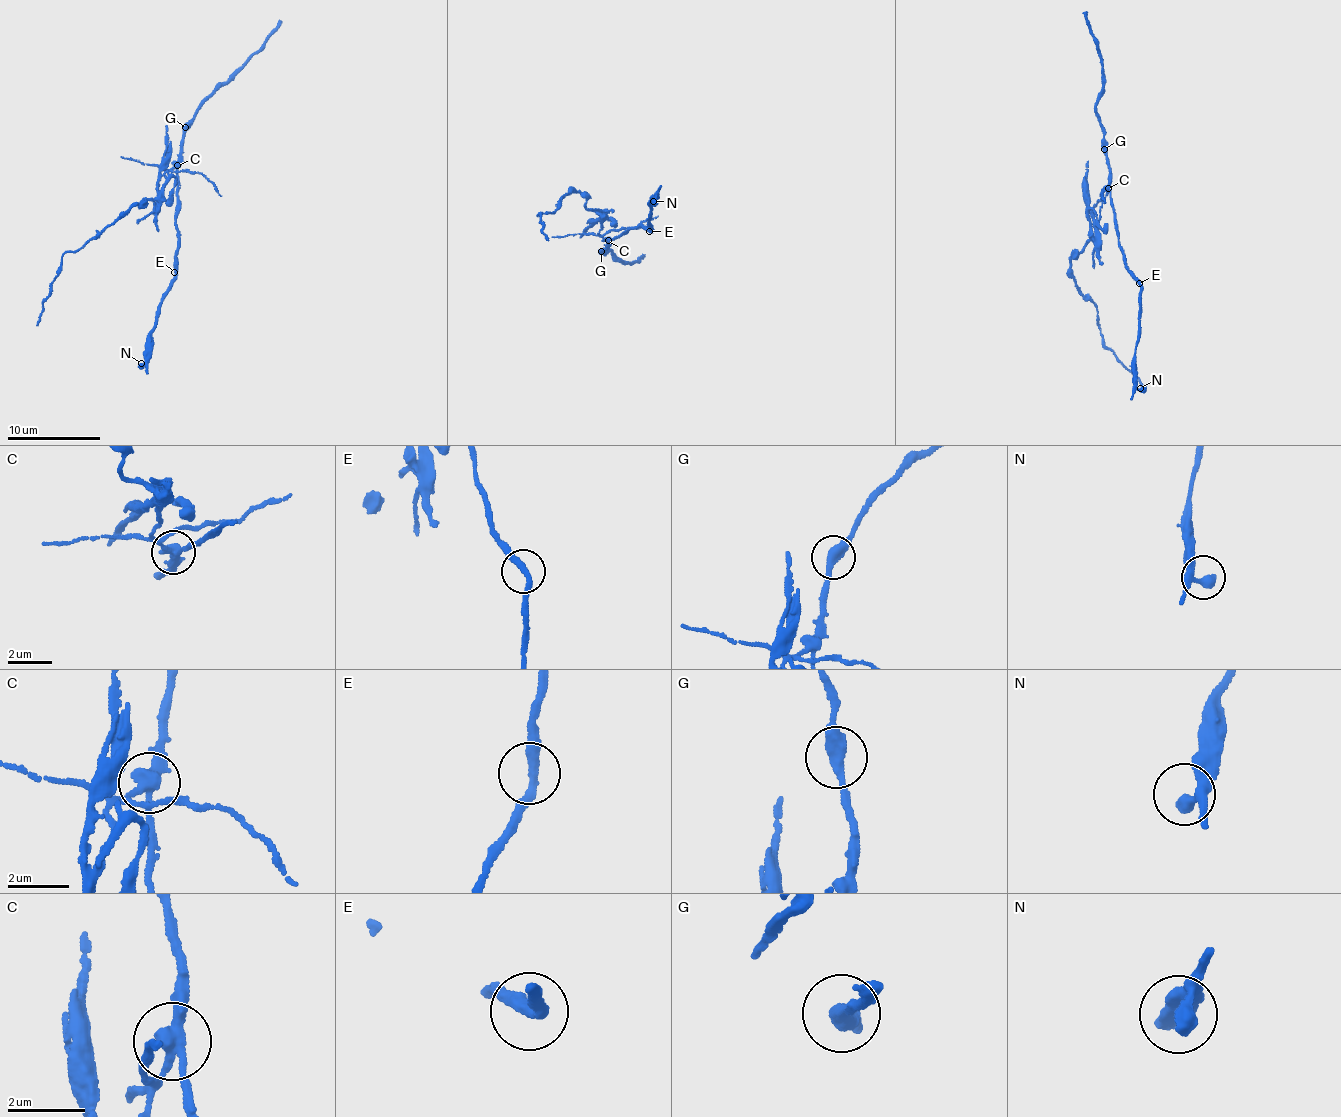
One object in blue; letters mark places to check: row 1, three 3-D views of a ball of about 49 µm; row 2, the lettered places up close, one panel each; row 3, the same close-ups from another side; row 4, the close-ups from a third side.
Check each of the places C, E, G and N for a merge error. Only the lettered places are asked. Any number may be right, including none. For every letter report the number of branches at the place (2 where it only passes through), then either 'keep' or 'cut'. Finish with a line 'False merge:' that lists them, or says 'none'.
C: 3 branches meet; cut
E: 2 branches meet; keep
G: 2 branches meet; keep
N: 2 branches meet; keep
False merge: C

